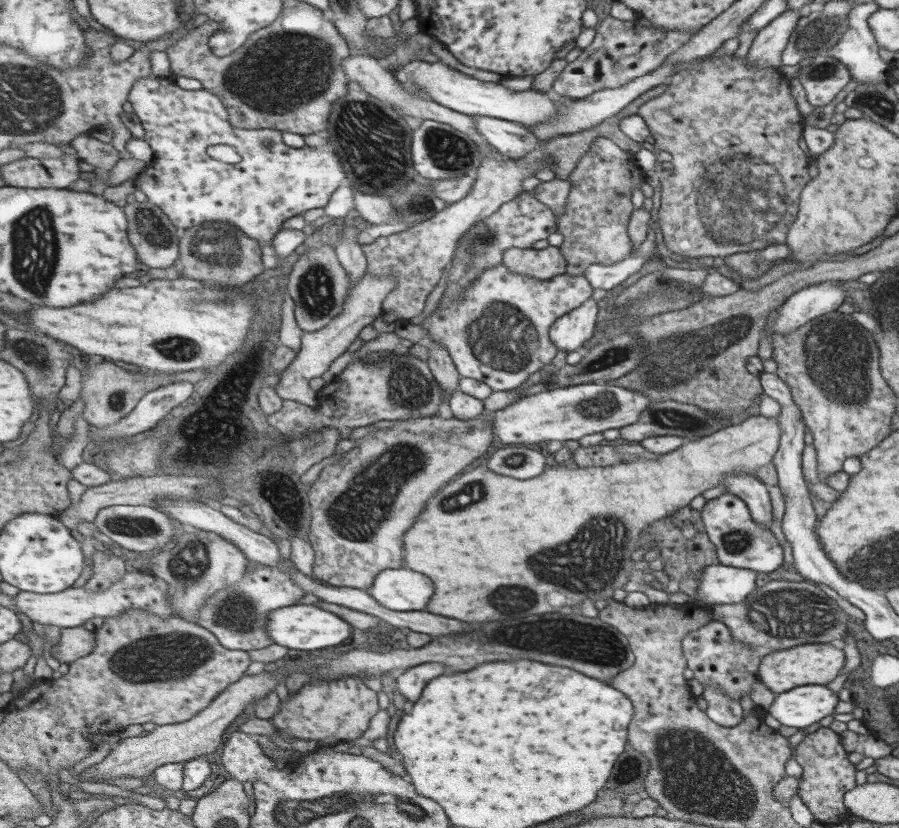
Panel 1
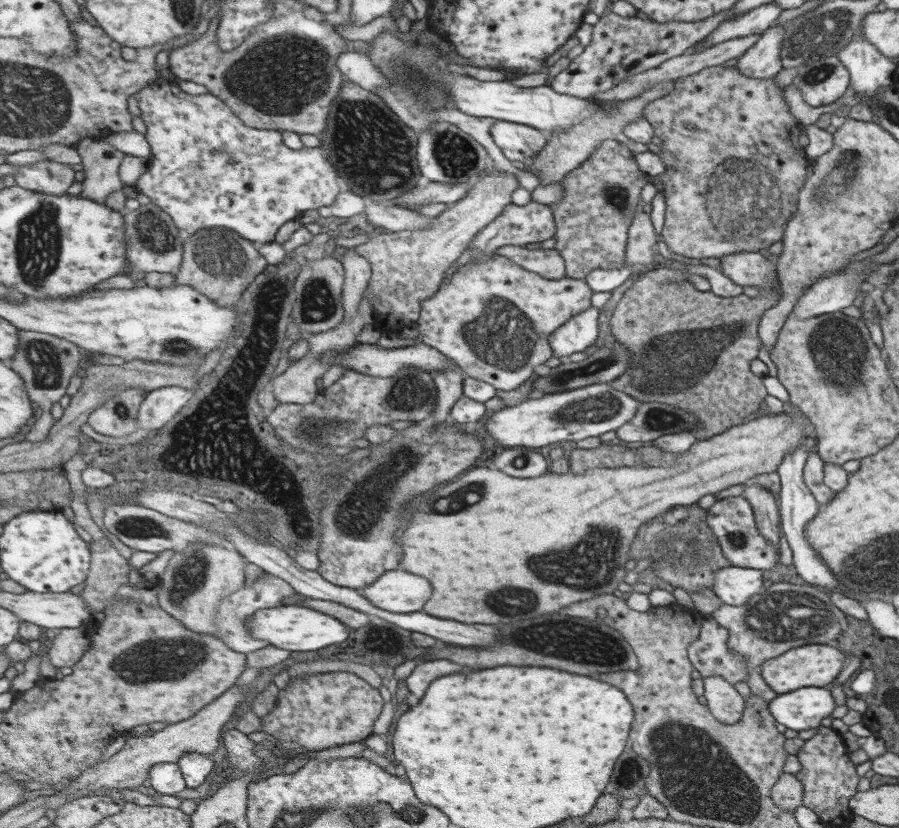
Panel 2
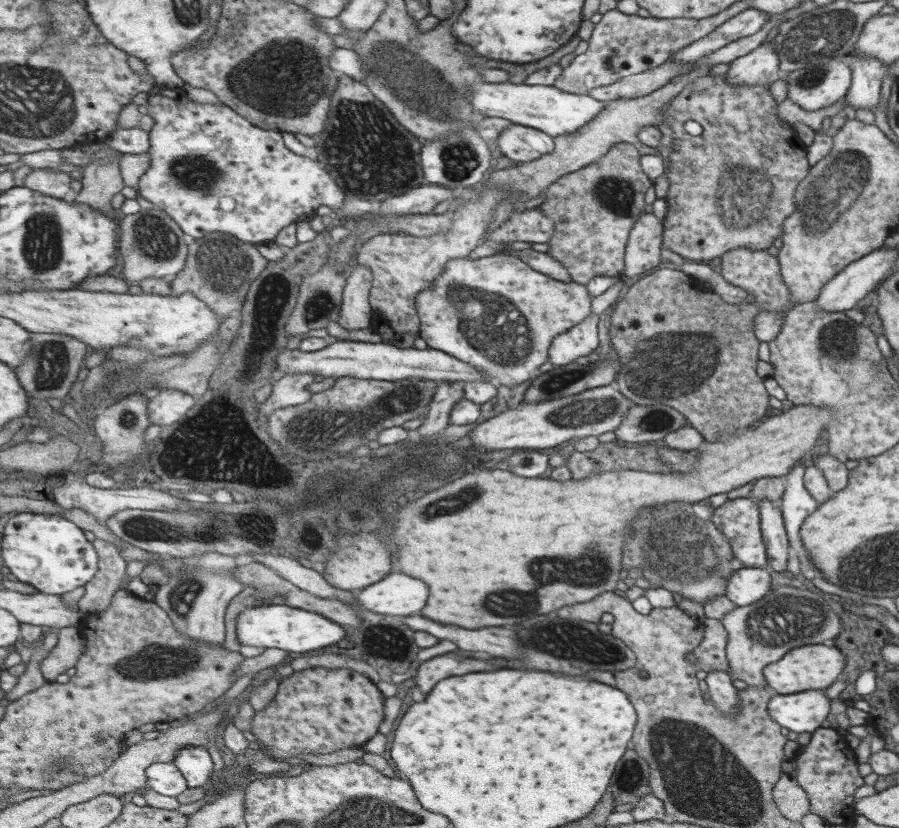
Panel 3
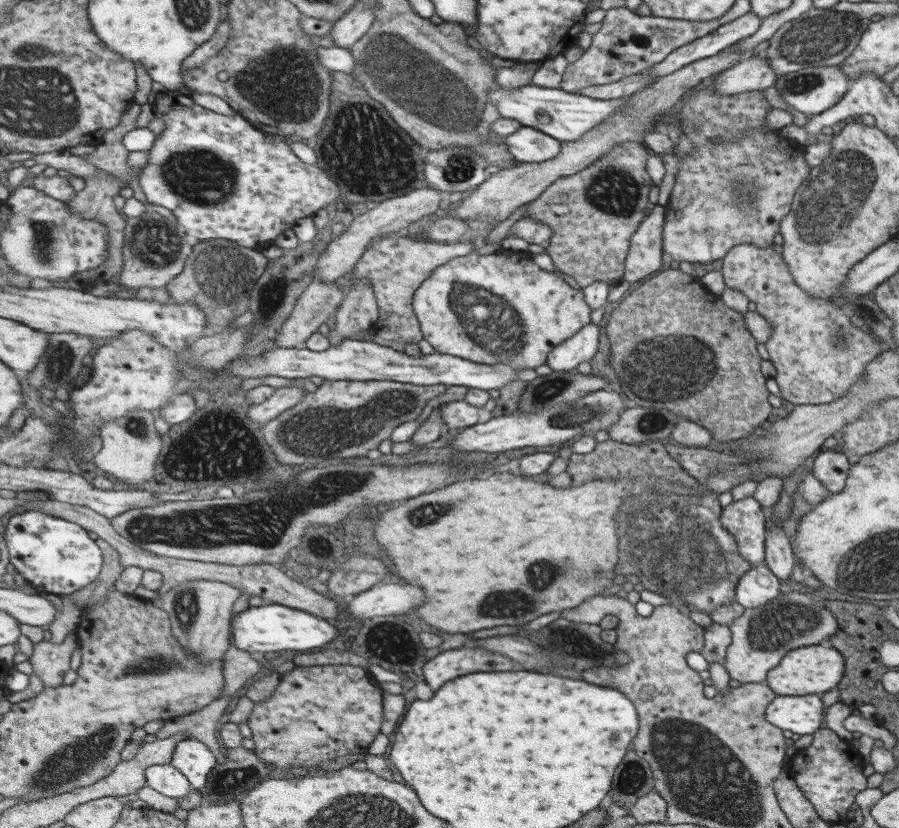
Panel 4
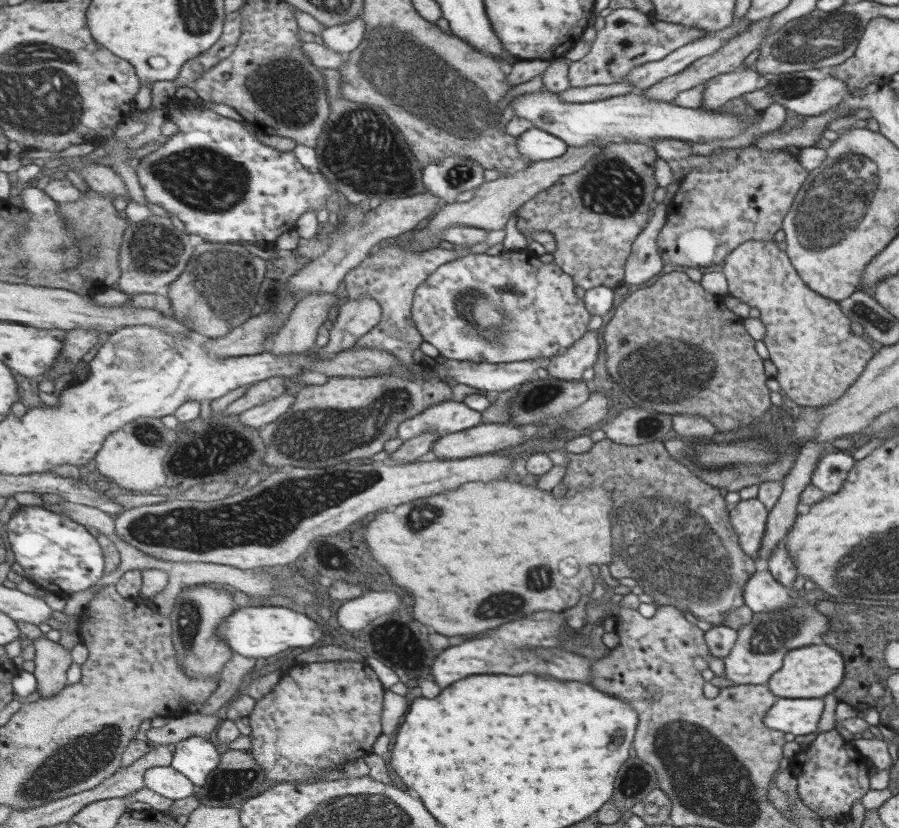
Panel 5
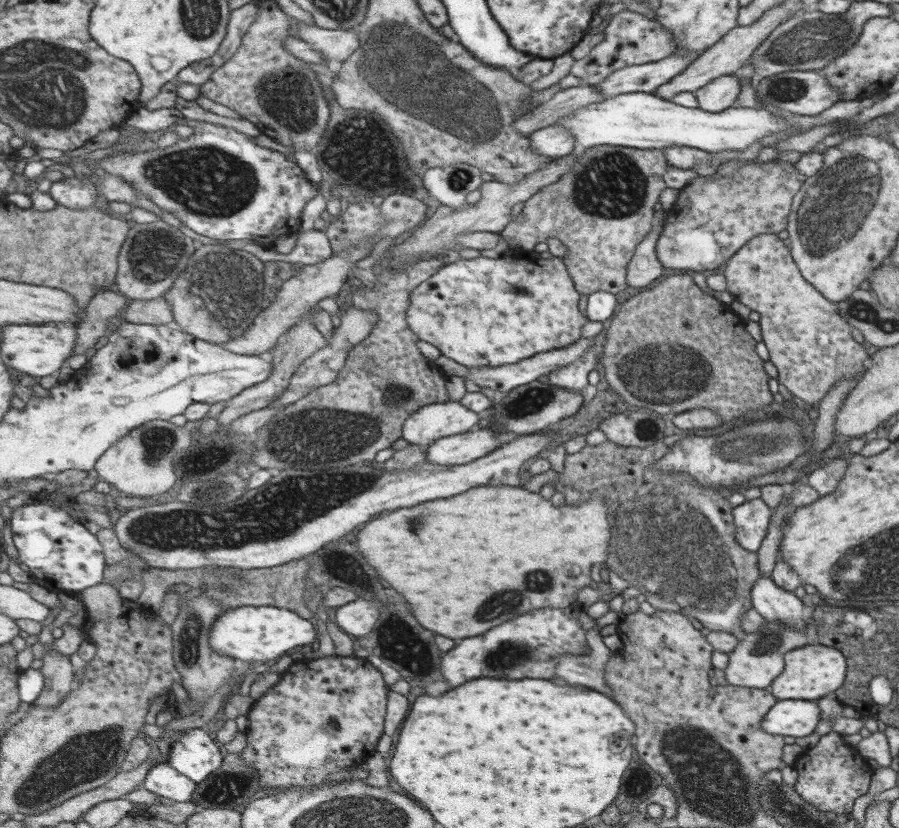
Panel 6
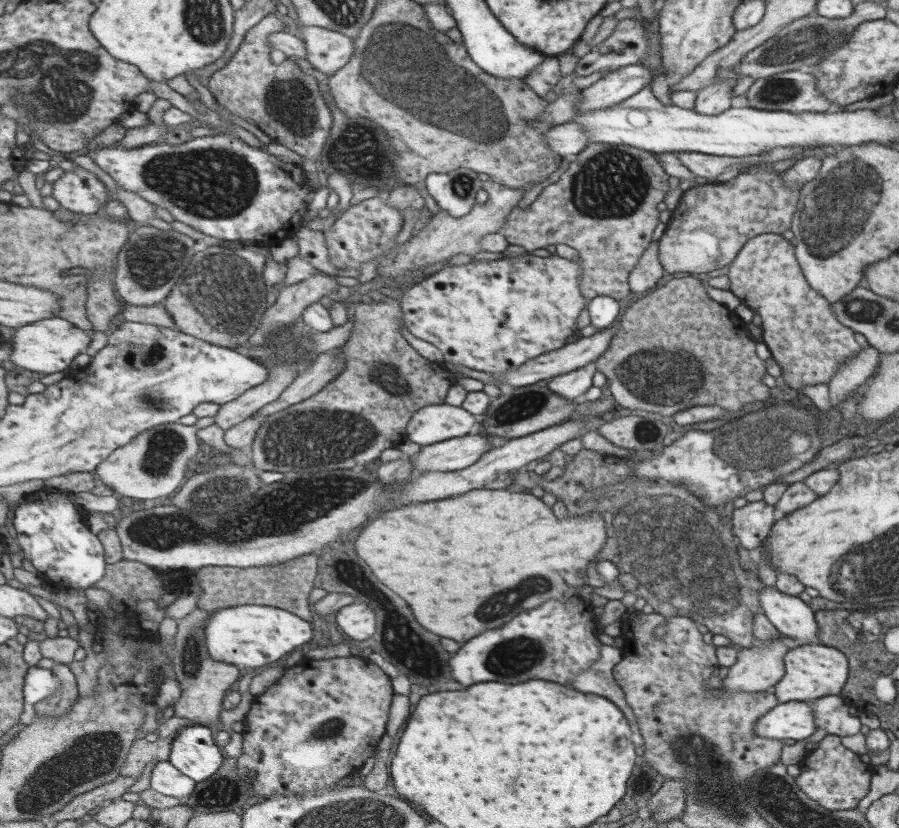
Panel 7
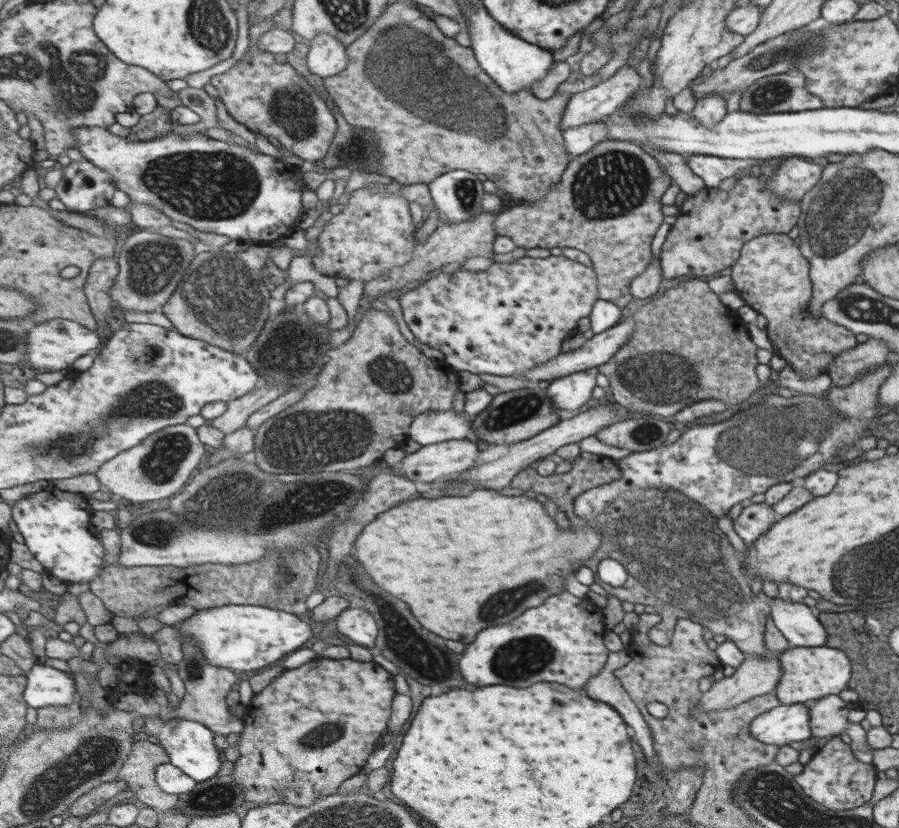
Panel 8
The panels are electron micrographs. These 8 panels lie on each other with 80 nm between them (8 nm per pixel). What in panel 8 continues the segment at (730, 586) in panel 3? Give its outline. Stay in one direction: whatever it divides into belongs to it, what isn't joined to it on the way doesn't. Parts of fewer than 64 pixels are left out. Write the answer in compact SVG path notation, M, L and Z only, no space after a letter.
M769 598L769 619L777 627L777 630L786 638L790 647L817 647L825 643L825 631L817 621L816 612L802 602L785 602L780 598Z

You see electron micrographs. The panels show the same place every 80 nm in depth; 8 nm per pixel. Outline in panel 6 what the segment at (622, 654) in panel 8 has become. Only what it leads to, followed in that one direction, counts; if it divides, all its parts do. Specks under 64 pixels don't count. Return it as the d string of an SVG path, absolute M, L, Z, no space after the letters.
M605 609L604 615L595 619L596 627L586 630L587 646L590 652L587 655L561 655L559 660L559 678L563 678L567 684L585 686L591 690L597 690L601 694L612 694L616 698L615 691L609 688L603 679L603 668L607 659L611 659L614 652L607 649L601 641L599 628L615 623L622 618L622 612L613 612Z

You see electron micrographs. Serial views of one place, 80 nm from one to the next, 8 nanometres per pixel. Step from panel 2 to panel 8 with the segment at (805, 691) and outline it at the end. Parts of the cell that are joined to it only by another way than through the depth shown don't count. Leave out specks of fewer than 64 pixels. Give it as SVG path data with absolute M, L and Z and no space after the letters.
M803 703L779 704L759 714L749 724L750 735L763 744L786 746L809 738L807 708Z

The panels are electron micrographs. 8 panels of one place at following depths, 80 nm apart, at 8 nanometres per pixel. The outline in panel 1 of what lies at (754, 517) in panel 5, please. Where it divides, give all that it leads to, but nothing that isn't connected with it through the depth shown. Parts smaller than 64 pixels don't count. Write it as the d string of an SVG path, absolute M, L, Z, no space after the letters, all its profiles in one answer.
M723 493L719 497L706 500L699 512L706 535L711 544L714 544L721 565L755 572L773 572L781 566L781 548L777 540L763 530L763 524L753 519L749 507L738 496Z

